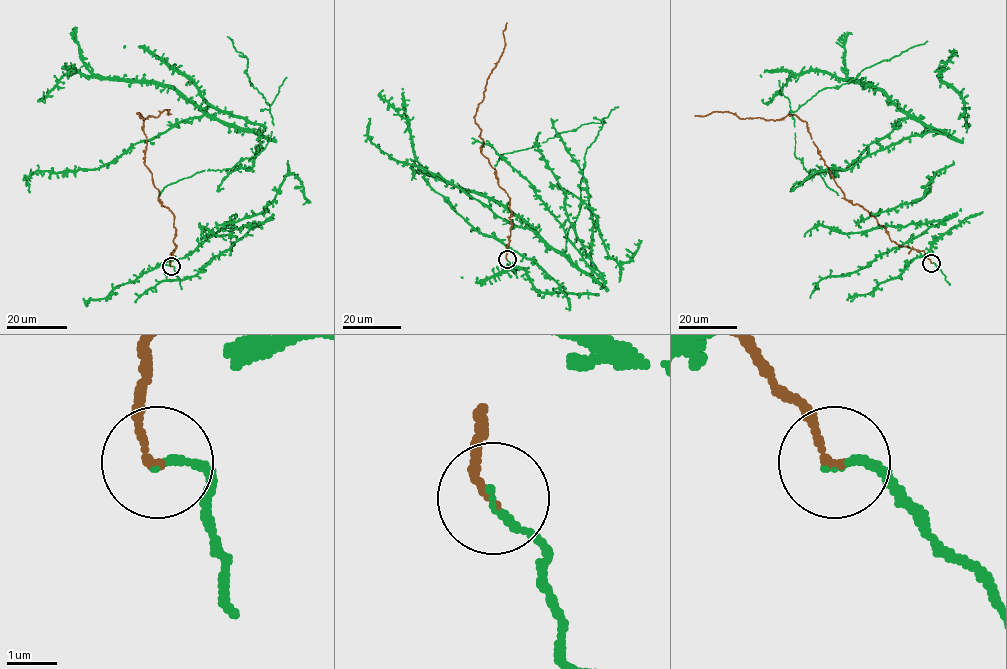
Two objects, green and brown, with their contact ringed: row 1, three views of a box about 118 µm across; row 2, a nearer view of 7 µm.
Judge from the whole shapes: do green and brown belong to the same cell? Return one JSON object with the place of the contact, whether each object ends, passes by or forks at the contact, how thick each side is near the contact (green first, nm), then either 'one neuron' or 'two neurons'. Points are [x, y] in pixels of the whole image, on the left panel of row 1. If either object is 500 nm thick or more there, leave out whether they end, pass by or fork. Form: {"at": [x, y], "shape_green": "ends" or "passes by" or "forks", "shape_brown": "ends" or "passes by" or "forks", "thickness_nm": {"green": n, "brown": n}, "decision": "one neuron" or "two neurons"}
{"at": [171, 266], "shape_green": "ends", "shape_brown": "ends", "thickness_nm": {"green": 150, "brown": 170}, "decision": "one neuron"}

